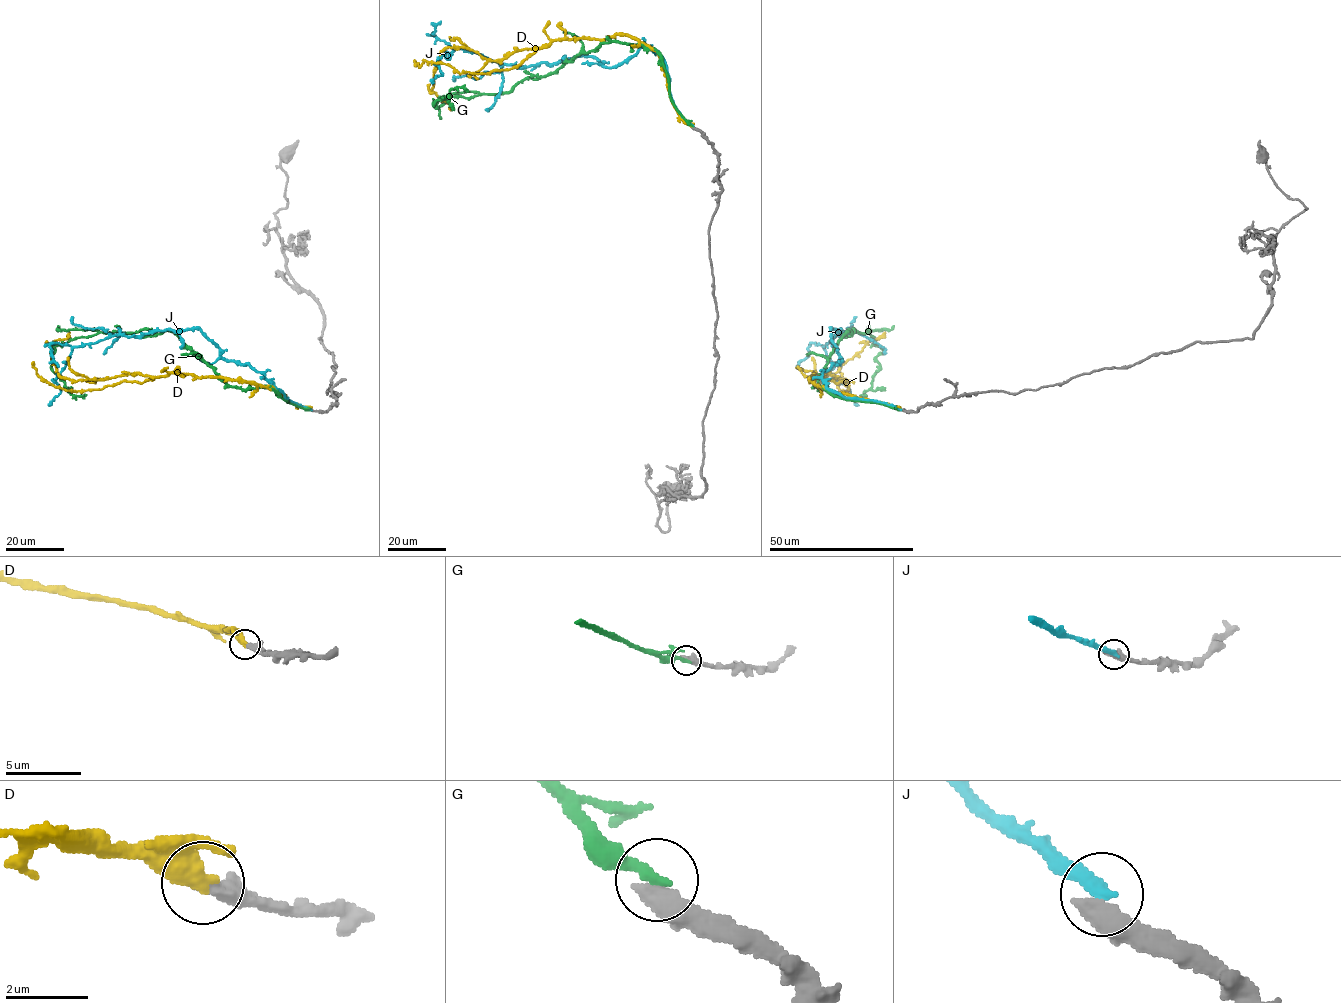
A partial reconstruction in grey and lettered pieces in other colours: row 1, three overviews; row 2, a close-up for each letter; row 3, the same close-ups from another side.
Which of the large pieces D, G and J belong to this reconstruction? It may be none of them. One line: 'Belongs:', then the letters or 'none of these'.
Belongs: D

